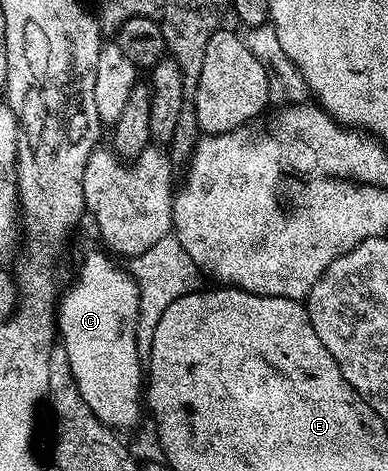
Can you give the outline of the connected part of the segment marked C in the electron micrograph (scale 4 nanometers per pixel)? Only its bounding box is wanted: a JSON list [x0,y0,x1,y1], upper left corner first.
[56,249,144,432]

